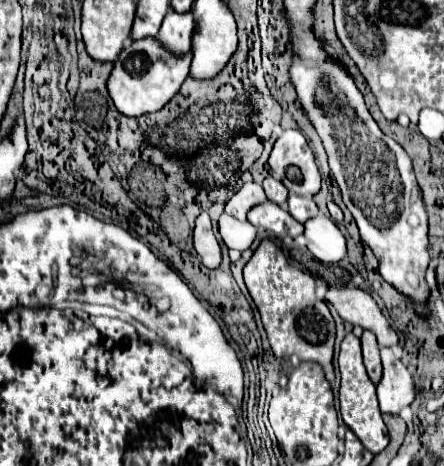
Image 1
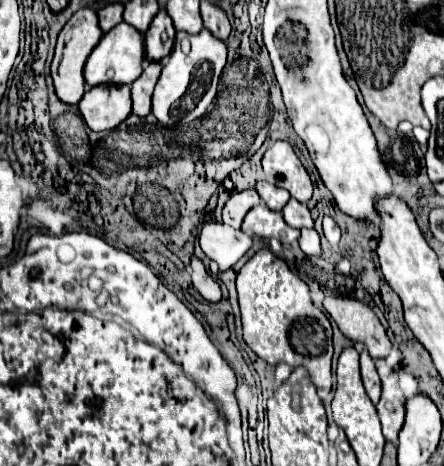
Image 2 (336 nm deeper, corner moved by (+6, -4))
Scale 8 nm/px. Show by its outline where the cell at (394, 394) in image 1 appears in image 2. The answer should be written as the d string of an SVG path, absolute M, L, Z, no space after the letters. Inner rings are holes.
M376 360L376 370L382 380L382 398L376 404L382 434L388 442L398 442L398 432L404 424L404 392L398 386L398 374L386 366L384 360Z

